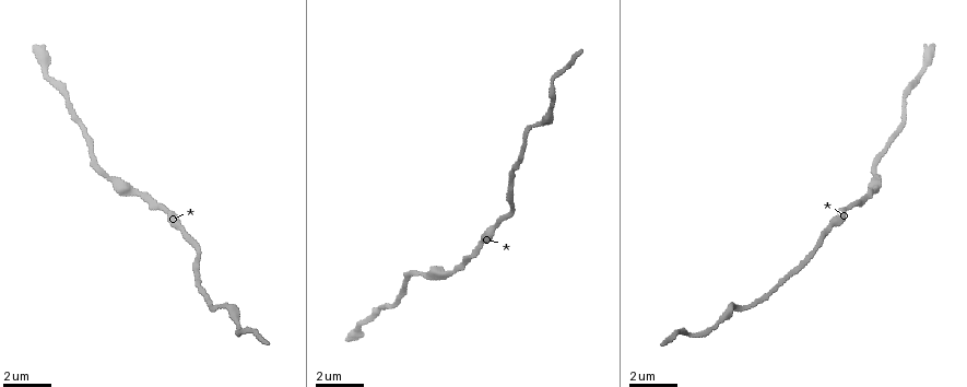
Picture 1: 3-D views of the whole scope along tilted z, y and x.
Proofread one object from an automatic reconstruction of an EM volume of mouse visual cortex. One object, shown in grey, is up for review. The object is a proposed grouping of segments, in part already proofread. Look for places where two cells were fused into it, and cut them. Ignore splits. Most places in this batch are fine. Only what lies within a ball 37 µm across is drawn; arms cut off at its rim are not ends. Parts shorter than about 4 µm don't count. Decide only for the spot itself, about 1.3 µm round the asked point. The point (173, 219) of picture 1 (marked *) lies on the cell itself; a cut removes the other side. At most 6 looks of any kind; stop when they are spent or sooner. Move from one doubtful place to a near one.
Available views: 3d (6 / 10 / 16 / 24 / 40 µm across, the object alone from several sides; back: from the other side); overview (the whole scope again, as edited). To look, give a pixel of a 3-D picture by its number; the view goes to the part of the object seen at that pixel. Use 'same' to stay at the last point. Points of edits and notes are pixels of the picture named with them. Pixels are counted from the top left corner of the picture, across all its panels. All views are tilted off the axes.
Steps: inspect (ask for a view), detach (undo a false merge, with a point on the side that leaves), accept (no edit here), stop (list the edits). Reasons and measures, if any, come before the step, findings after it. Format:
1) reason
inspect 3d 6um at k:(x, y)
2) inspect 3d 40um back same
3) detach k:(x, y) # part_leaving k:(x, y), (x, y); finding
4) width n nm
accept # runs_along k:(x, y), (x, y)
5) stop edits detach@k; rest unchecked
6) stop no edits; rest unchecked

calibre changes
inspect 3d 10um at 1:(507, 212)

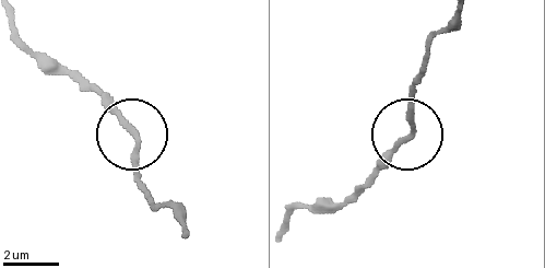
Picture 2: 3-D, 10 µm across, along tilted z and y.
closer look
inspect 3d 6um at 2:(406, 137)

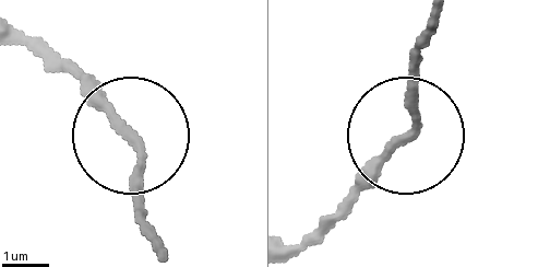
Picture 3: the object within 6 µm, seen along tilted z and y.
accept # runs_along 3:(91, 94), (138, 169), (139, 232); all the same cell

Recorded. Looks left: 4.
calibre changes
inspect 3d 10um at 1:(429, 273)

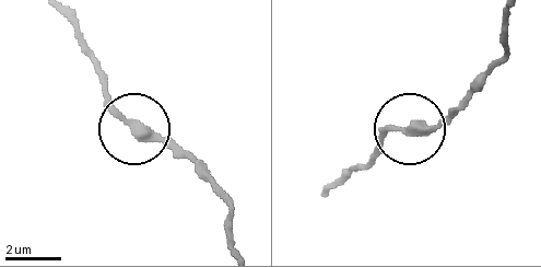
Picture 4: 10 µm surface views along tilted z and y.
inspect 3d 10um back at 4:(135, 125)

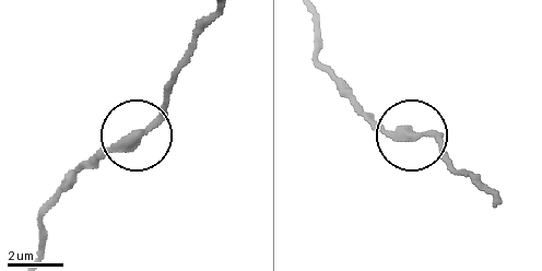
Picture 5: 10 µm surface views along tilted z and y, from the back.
width 330 nm
accept # runs_along 5:(72, 177), (148, 125), (174, 86); all the same cell

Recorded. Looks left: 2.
sudden change in width
inspect 3d 6um at 1:(527, 133)

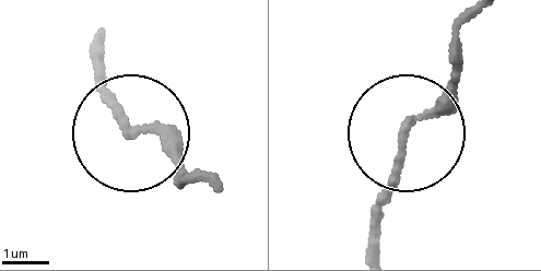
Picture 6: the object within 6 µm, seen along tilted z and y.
inspect 3d 6um back at 6:(404, 129)

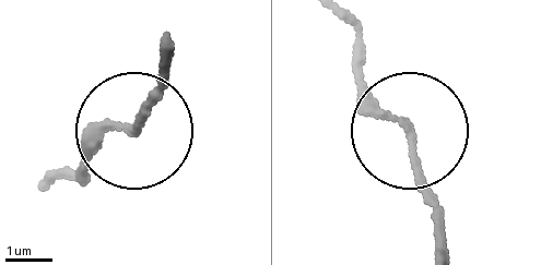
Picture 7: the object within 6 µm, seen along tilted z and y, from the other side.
accept # runs_along 7:(439, 242), (439, 206), (411, 133), (360, 73), (337, 17); continuous, no second cell

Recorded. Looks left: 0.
stop no edits; rest unchecked

